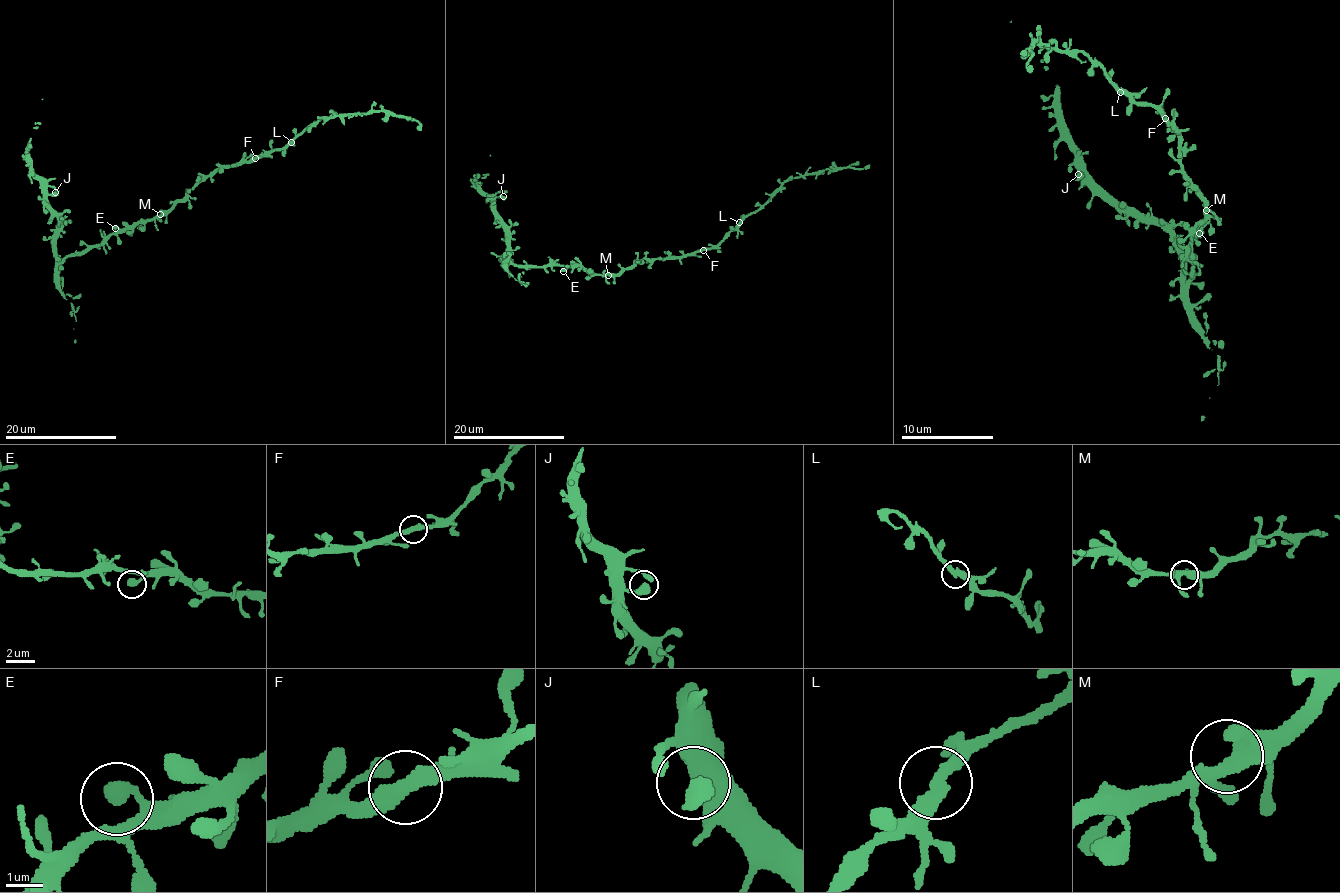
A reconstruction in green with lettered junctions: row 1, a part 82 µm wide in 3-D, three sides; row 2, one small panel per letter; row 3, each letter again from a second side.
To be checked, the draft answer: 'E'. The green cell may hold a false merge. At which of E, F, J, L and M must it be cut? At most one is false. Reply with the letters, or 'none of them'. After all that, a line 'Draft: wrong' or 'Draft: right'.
none of them
Draft: wrong

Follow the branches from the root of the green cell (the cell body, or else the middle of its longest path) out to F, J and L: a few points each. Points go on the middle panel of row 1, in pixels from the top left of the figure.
F: (609, 275), (620, 275), (640, 259), (668, 259), (703, 250)
J: (609, 275), (588, 273), (577, 266), (518, 266), (504, 262), (507, 233), (494, 203), (497, 196), (503, 196)
L: (609, 275), (620, 275), (640, 259), (668, 259), (713, 248), (739, 222)

